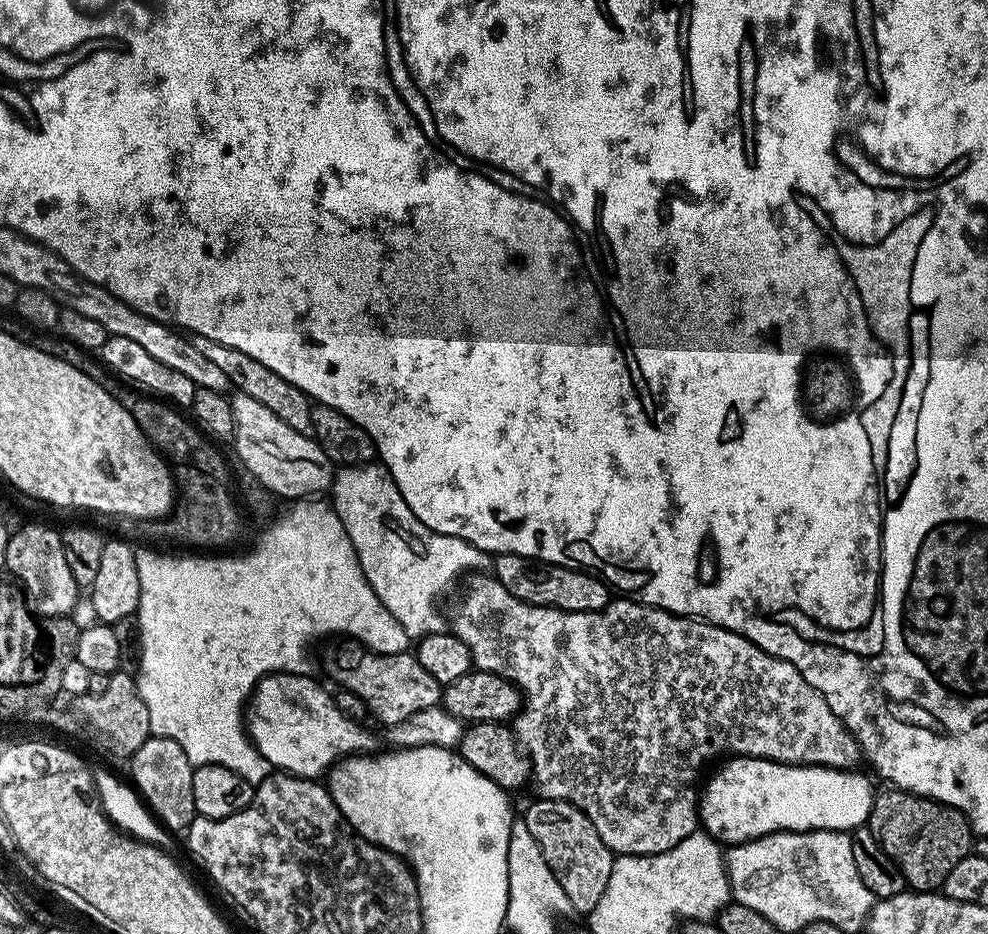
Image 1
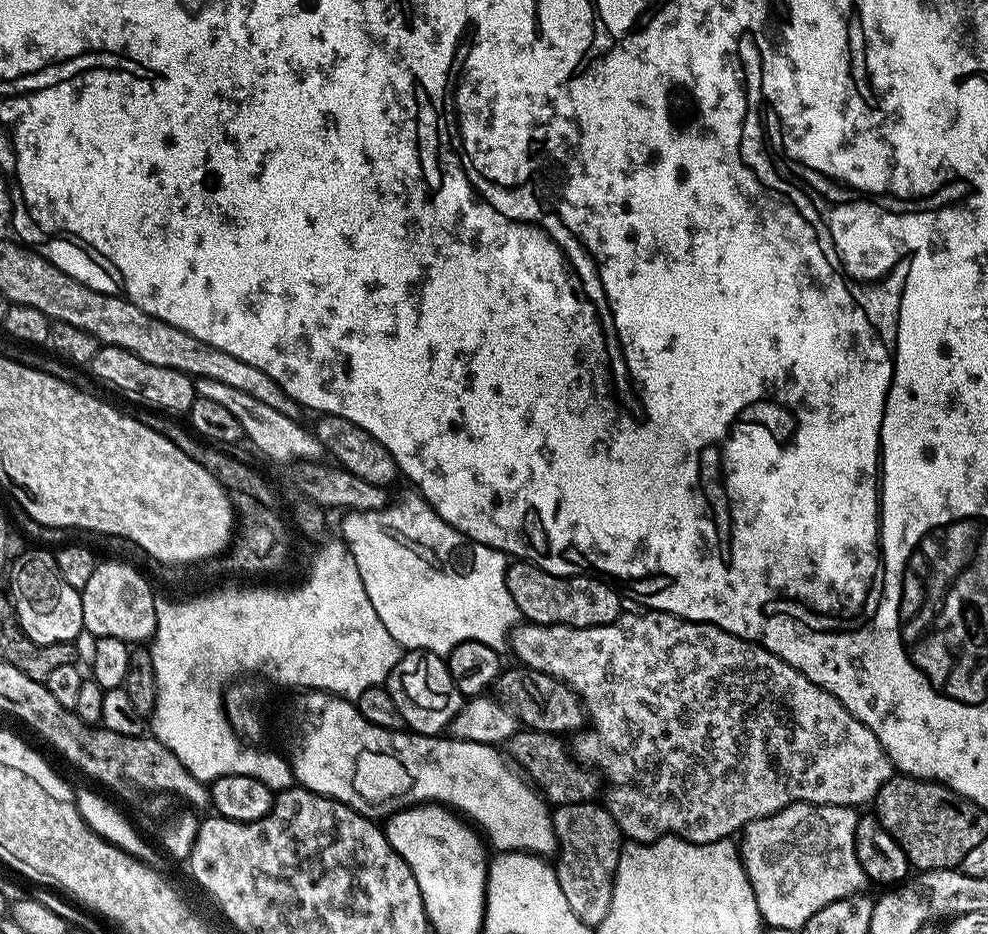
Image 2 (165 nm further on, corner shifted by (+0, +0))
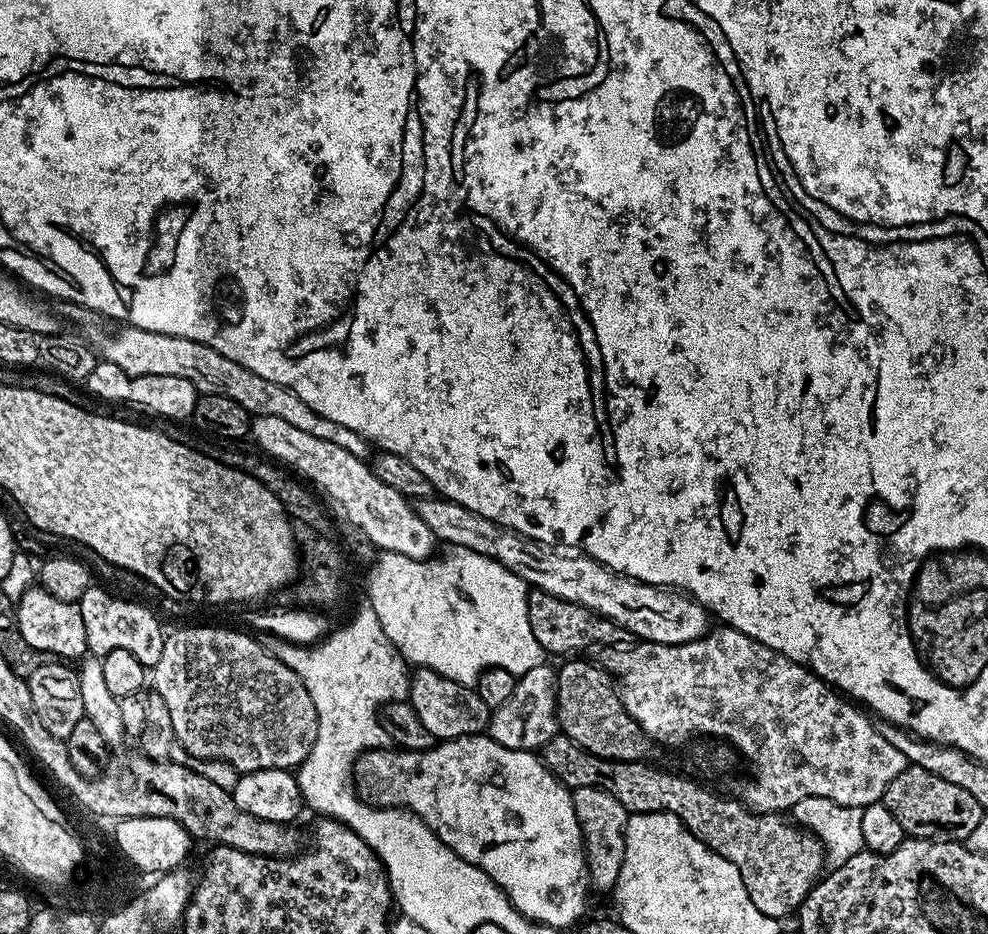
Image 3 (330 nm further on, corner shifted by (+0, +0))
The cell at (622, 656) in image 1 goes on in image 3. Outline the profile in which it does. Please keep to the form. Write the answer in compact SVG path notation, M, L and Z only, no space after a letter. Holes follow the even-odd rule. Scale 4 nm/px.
M713 627L707 634L685 644L654 644L650 640L640 640L632 642L636 644L620 644L617 648L608 646L601 651L605 652L598 657L599 663L612 677L618 678L620 701L630 714L630 718L634 718L634 722L638 722L640 729L647 734L649 741L656 743L657 740L660 744L680 744L687 736L696 736L699 732L708 736L704 738L723 738L736 749L741 757L745 756L756 767L756 780L746 781L738 793L739 799L753 812L783 813L785 810L791 810L799 800L807 796L830 798L842 806L859 809L866 807L867 804L877 803L883 797L886 786L890 786L890 782L894 782L894 778L898 778L898 774L906 766L906 761L903 754L894 750L894 746L890 746L890 742L886 742L886 738L882 738L875 723L871 719L868 721L863 716L865 713L859 707L849 703L839 691L833 690L815 672L809 672L804 665L795 664L794 661L786 659L782 653L767 648L765 644L742 634L737 628L716 627Z

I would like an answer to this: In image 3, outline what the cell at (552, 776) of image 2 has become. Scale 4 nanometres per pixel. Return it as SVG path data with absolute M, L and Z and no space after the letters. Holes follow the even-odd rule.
M563 734L550 738L550 742L544 744L542 759L544 766L569 790L601 788L606 790L606 794L618 798L629 814L669 812L677 816L694 838L726 858L726 862L738 866L738 874L742 874L750 902L754 902L754 906L767 916L785 918L791 912L793 915L825 871L823 843L779 812L753 812L739 799L727 800L684 776L659 772L648 762L611 760L590 754Z

